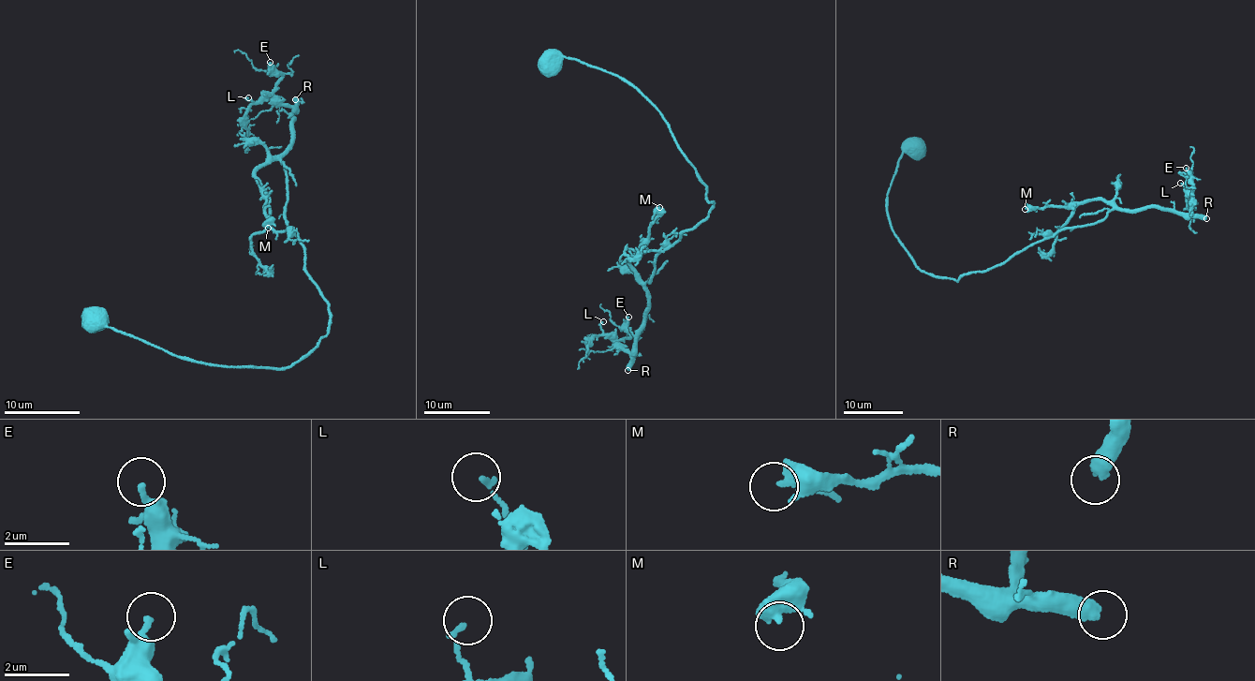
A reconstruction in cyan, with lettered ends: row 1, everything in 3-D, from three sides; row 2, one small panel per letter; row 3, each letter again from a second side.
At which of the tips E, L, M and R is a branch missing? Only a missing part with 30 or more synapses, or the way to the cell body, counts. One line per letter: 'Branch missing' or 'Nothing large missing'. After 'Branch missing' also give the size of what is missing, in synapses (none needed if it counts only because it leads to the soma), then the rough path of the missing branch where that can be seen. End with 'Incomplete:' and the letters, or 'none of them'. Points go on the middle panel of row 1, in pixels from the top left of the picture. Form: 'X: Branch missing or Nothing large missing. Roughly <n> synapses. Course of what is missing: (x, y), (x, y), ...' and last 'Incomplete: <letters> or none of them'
E: Nothing large missing
L: Nothing large missing
M: Nothing large missing
R: Branch missing. Roughly 350 synapses
Incomplete: R

